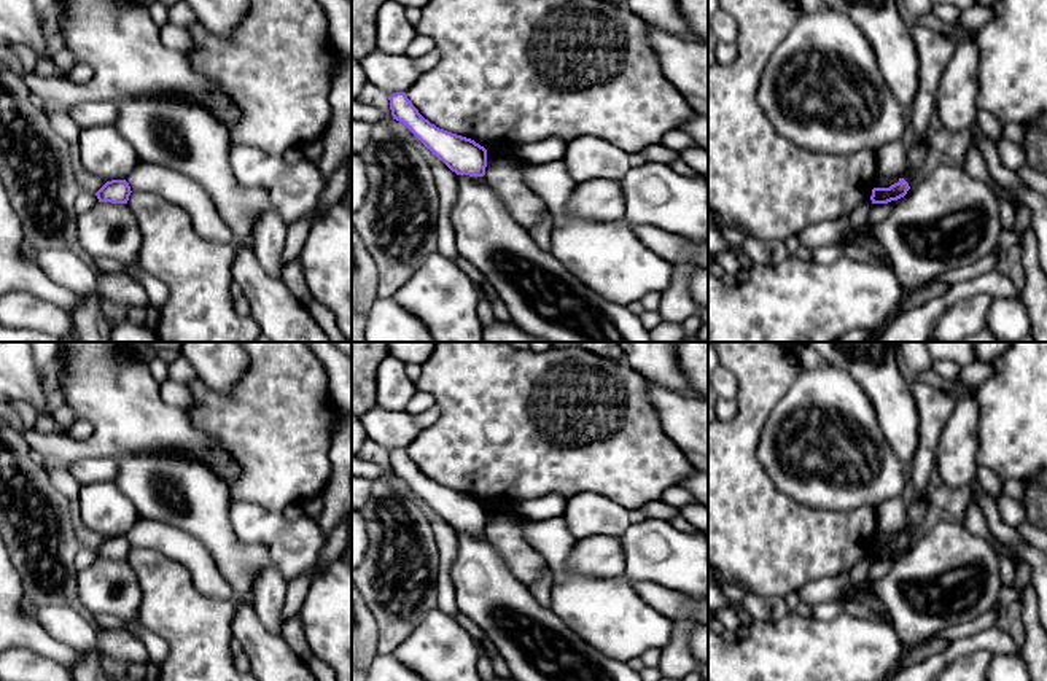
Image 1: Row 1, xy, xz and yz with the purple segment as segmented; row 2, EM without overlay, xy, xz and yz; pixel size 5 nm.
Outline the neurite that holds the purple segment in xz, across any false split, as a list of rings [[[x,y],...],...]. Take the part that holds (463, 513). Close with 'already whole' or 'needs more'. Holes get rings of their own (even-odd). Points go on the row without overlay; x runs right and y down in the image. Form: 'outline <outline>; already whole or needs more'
outline [[[406,449],[388,452],[393,476],[403,479],[439,517],[457,531],[484,533],[487,506],[471,495],[447,488],[425,476]]]; already whole

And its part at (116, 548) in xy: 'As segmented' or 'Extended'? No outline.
As segmented

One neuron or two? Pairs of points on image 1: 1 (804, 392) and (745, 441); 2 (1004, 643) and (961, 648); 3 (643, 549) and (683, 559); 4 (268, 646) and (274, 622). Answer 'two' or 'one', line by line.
1: two
2: one
3: one
4: two

